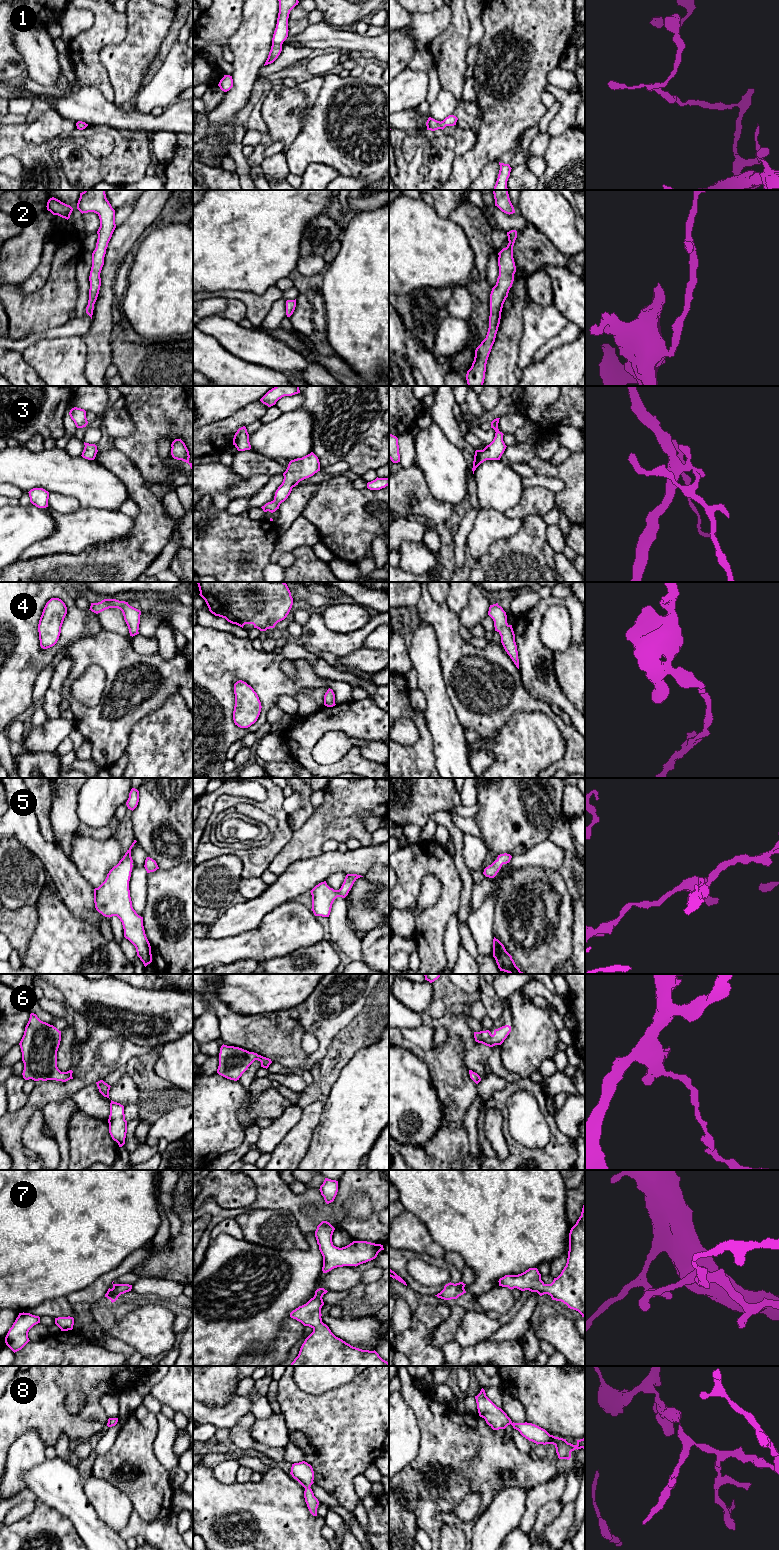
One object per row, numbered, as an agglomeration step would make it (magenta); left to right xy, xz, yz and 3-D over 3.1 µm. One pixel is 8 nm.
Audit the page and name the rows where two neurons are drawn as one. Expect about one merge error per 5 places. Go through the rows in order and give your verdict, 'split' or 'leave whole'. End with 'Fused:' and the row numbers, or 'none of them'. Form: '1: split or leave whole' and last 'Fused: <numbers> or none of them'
1: leave whole
2: leave whole
3: leave whole
4: leave whole
5: leave whole
6: leave whole
7: leave whole
8: leave whole
Fused: none of them

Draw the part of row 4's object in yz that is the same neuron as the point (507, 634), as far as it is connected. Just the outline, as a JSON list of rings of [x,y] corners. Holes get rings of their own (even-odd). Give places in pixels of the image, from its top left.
[[[498,603],[490,605],[488,615],[494,621],[495,631],[501,636],[501,643],[510,656],[516,667],[519,669],[519,659],[517,645],[515,642],[515,634],[512,625],[507,623],[507,615]]]

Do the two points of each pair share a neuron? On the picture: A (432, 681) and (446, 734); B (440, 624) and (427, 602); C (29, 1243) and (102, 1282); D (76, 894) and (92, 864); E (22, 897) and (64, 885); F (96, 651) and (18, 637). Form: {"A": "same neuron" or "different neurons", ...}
{"A": "same neuron", "B": "same neuron", "C": "different neurons", "D": "different neurons", "E": "different neurons", "F": "different neurons"}

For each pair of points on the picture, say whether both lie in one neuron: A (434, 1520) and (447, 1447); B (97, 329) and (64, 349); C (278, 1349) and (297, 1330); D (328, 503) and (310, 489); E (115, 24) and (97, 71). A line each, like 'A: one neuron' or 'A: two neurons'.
A: one neuron
B: two neurons
C: one neuron
D: two neurons
E: one neuron

